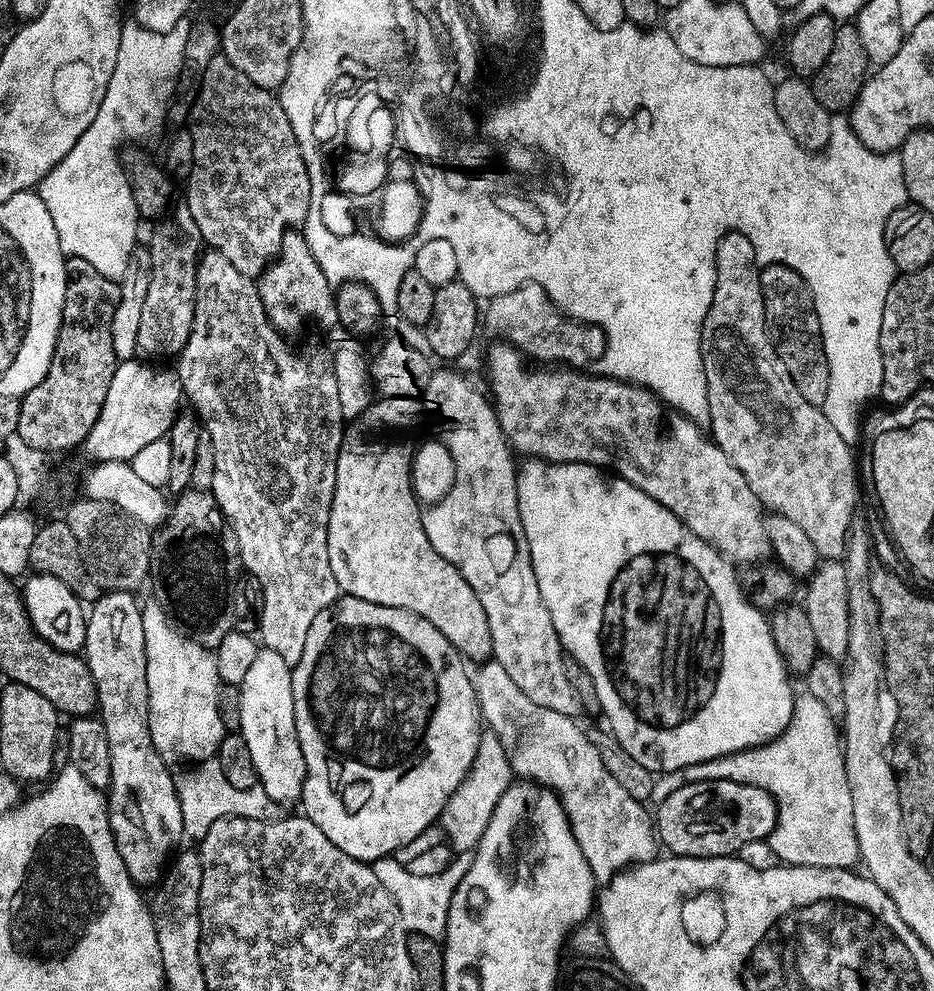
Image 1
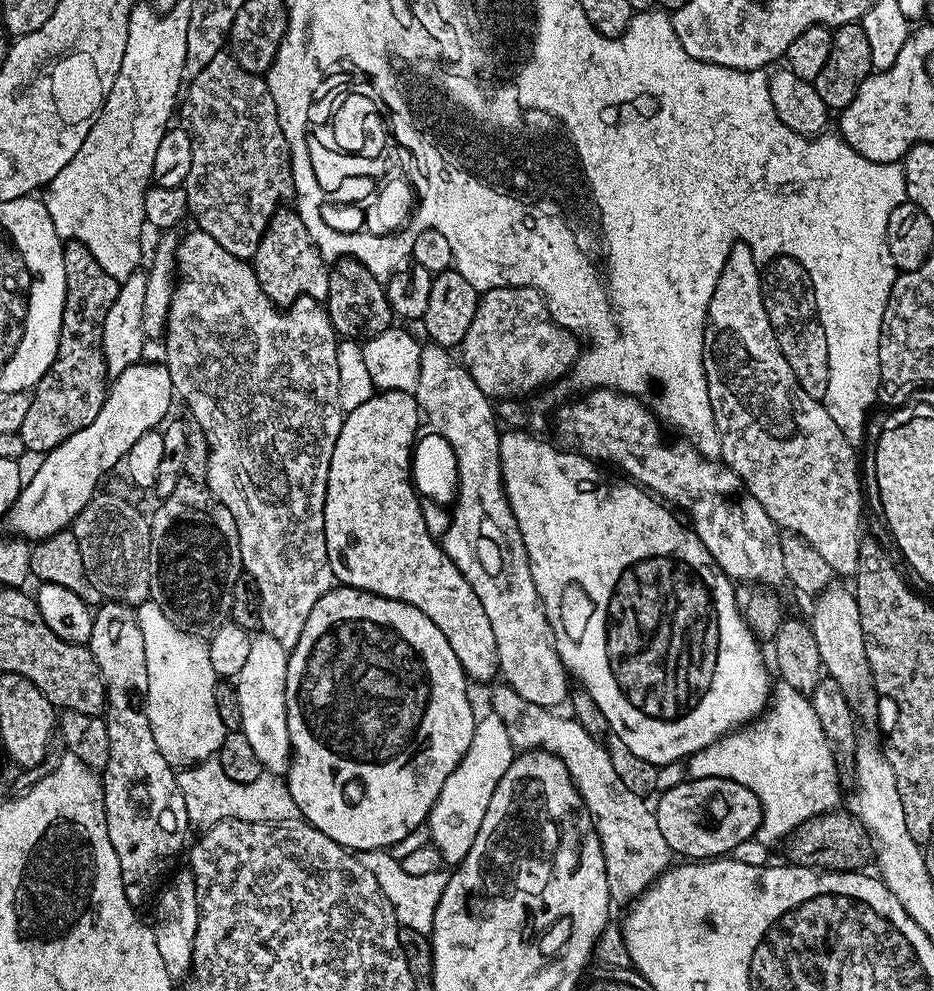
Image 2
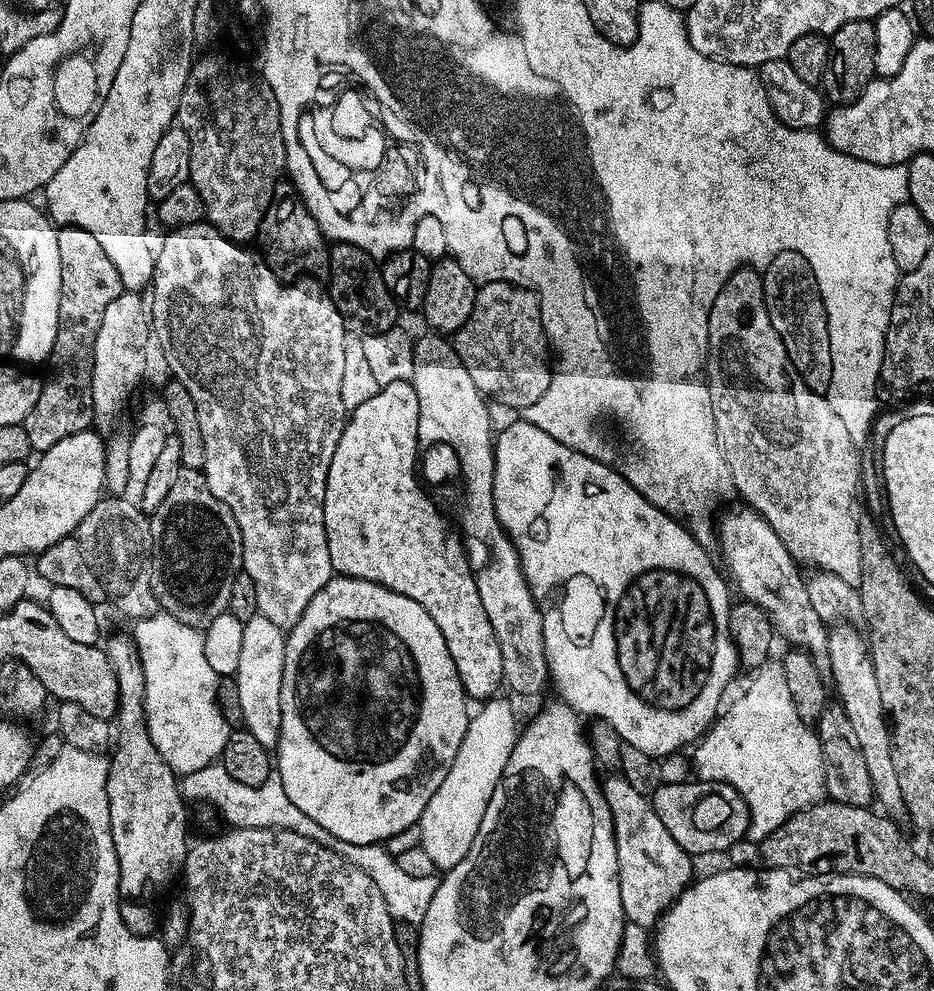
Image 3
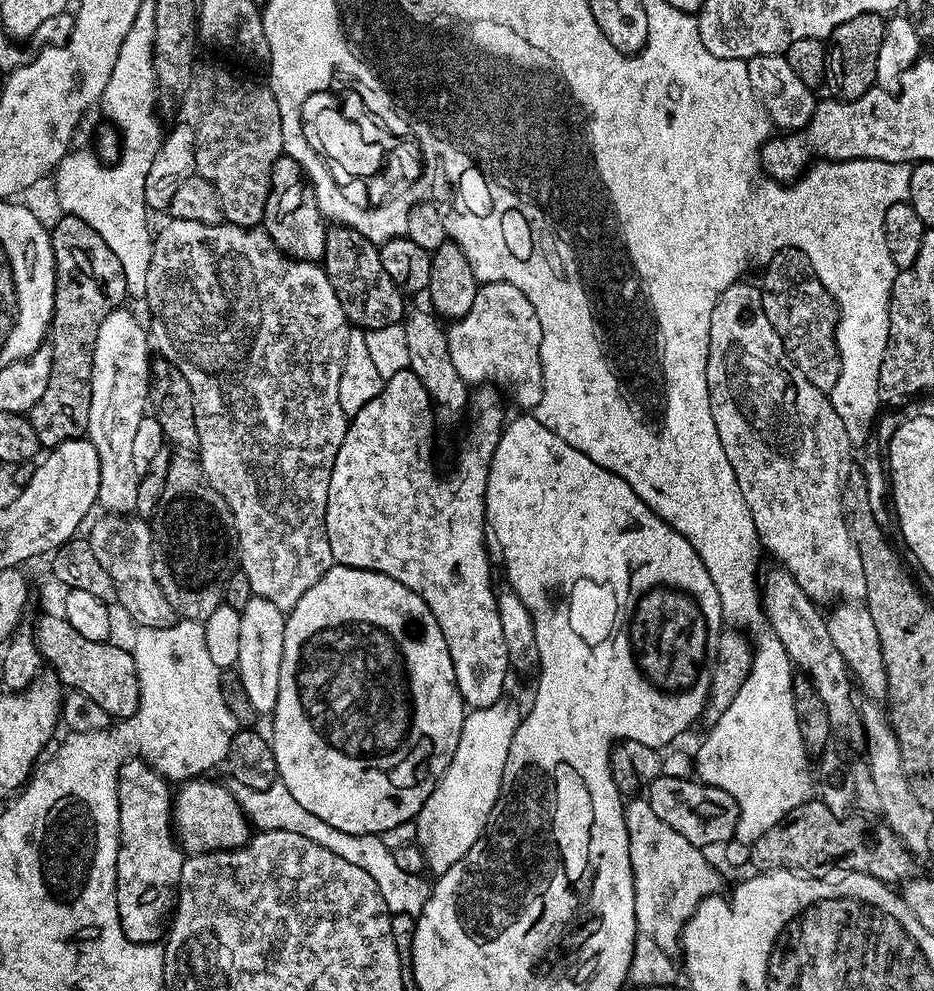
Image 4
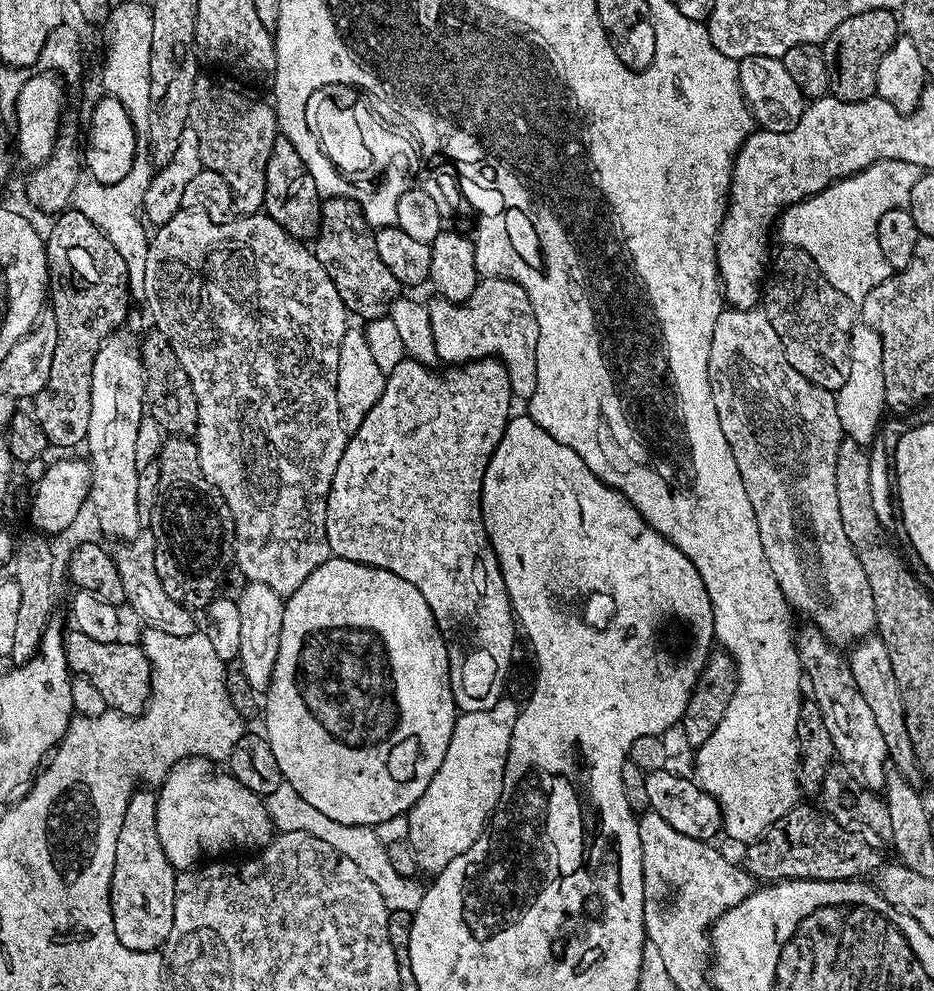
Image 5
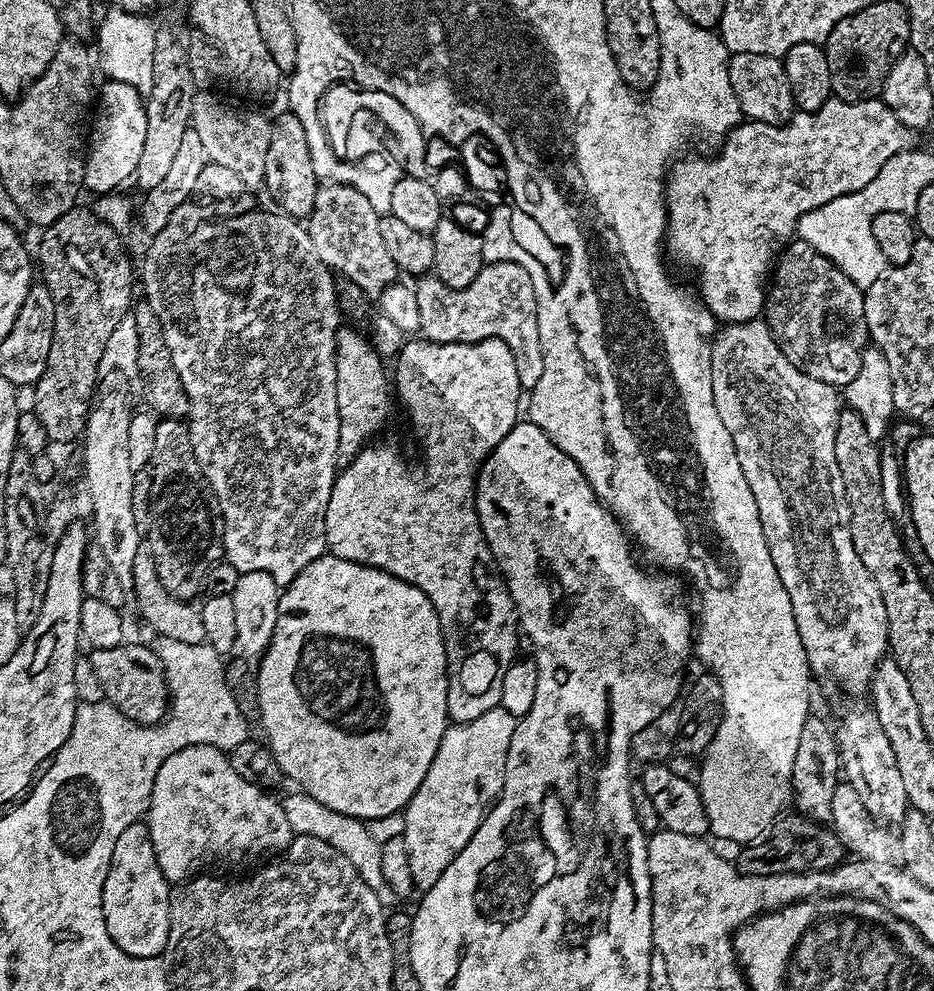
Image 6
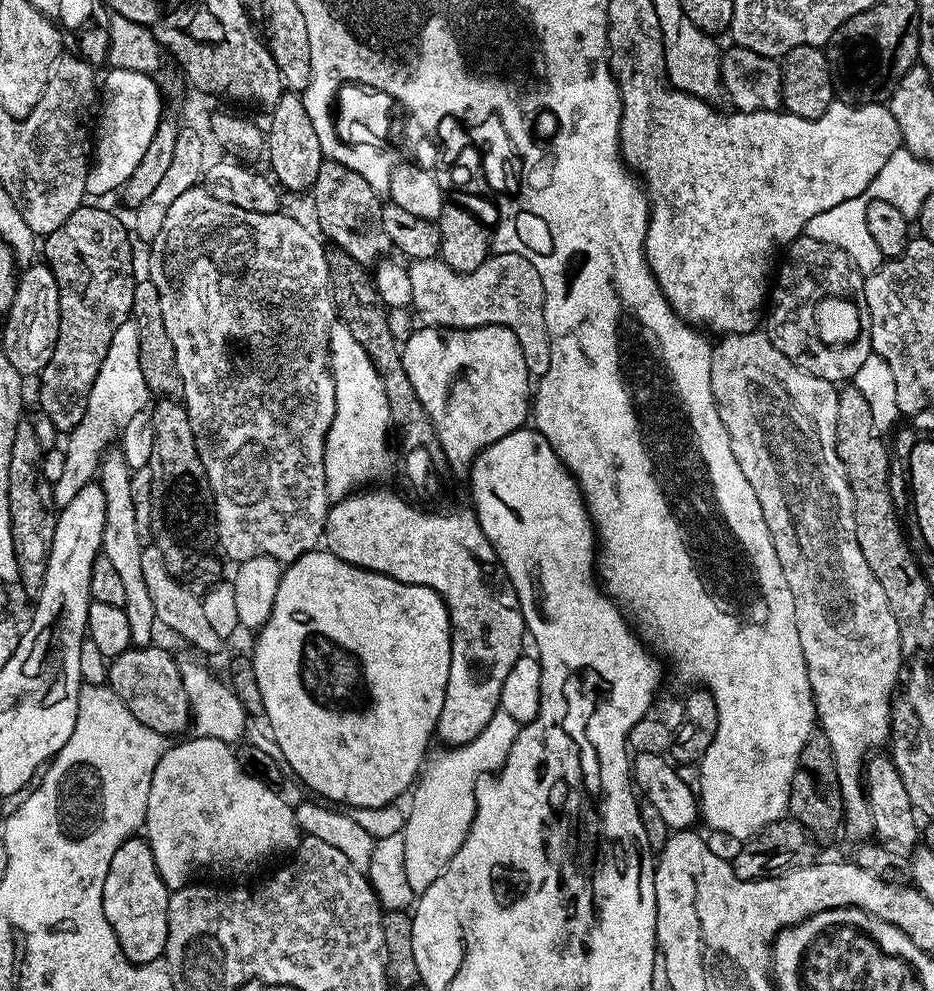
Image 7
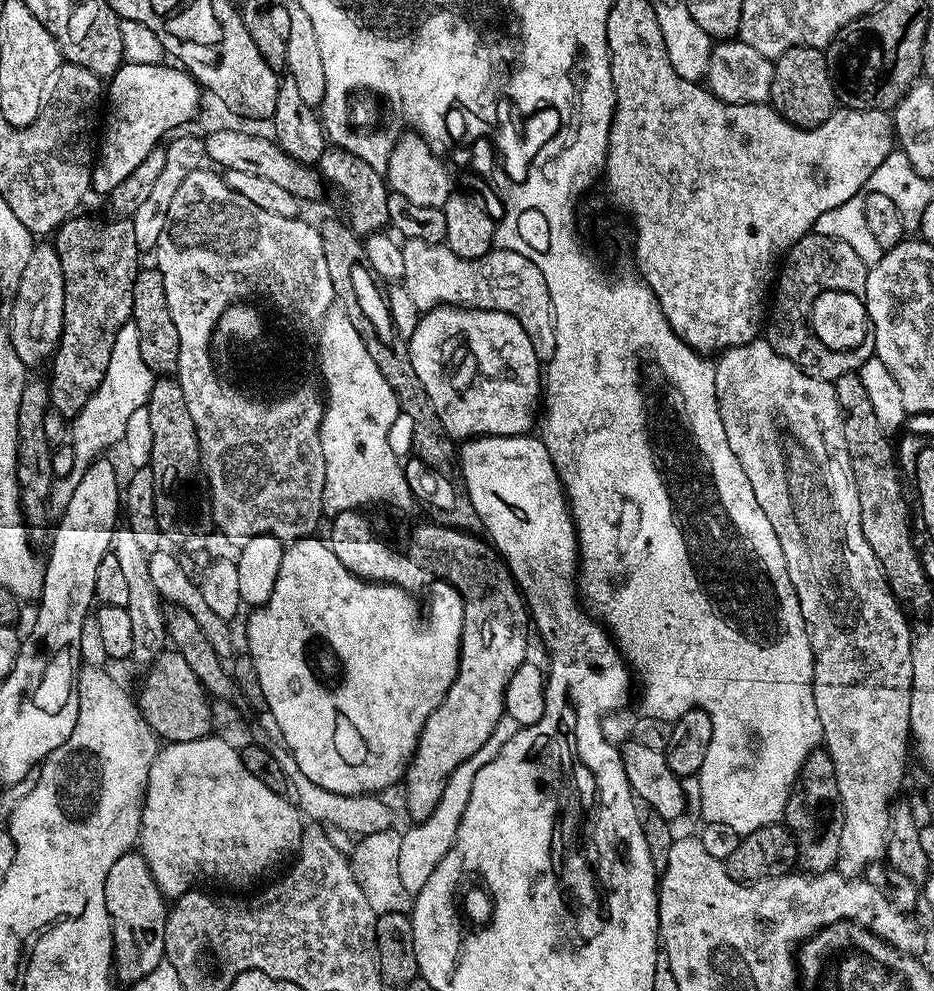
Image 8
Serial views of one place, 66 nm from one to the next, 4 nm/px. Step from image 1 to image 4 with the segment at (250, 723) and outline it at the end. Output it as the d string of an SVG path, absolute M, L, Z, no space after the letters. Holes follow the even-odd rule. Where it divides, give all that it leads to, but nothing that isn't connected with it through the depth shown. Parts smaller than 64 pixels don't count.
M253 595L246 602L246 606L240 609L240 627L238 637L238 662L236 668L242 678L242 686L246 686L246 695L250 698L250 706L258 714L271 714L278 698L278 674L282 670L282 642L284 641L285 613L274 602L266 598Z

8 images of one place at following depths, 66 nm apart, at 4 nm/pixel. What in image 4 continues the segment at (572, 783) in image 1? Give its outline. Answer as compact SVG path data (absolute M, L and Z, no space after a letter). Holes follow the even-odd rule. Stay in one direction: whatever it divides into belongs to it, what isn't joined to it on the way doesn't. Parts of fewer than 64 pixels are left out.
M632 798L624 805L628 845L630 846L630 862L634 878L634 918L636 927L645 932L654 942L669 954L675 953L681 947L684 924L694 914L694 910L707 896L717 895L721 891L720 876L716 868L707 860L705 849L695 848L678 830L666 826L658 814L648 805L647 799Z

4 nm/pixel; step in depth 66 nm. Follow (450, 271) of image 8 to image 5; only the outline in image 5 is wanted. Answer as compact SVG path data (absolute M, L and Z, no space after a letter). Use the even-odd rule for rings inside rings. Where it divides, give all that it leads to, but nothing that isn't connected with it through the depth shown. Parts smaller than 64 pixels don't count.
M484 278L477 283L474 294L460 303L443 298L427 301L426 307L430 318L430 330L434 332L436 355L441 361L449 360L452 366L461 365L481 358L499 357L508 369L510 386L517 397L527 398L534 394L538 382L538 358L536 347L540 331L534 318L534 306L530 306L530 298L521 284L503 278Z

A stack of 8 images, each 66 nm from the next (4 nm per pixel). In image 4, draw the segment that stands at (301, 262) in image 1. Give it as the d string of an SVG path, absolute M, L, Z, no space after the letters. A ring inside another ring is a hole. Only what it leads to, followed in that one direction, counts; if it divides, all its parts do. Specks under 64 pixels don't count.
M281 154L270 174L270 190L264 207L263 227L285 253L297 260L322 261L326 237L325 217L316 201L316 190L308 183L307 175L298 162Z

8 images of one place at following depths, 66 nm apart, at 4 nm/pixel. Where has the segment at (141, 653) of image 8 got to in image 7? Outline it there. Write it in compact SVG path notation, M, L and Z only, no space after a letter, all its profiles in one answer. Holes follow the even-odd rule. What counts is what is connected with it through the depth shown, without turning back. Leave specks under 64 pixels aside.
M118 450L107 451L101 459L98 483L103 490L103 497L106 498L106 527L103 531L101 551L104 556L110 558L110 562L117 569L117 573L121 575L121 581L125 586L126 602L123 609L129 619L133 645L148 646L155 641L153 640L154 628L157 628L158 621L142 571L142 558L144 556L142 544L144 542L137 530L137 518L130 491L131 473L132 470L124 462L124 455Z

